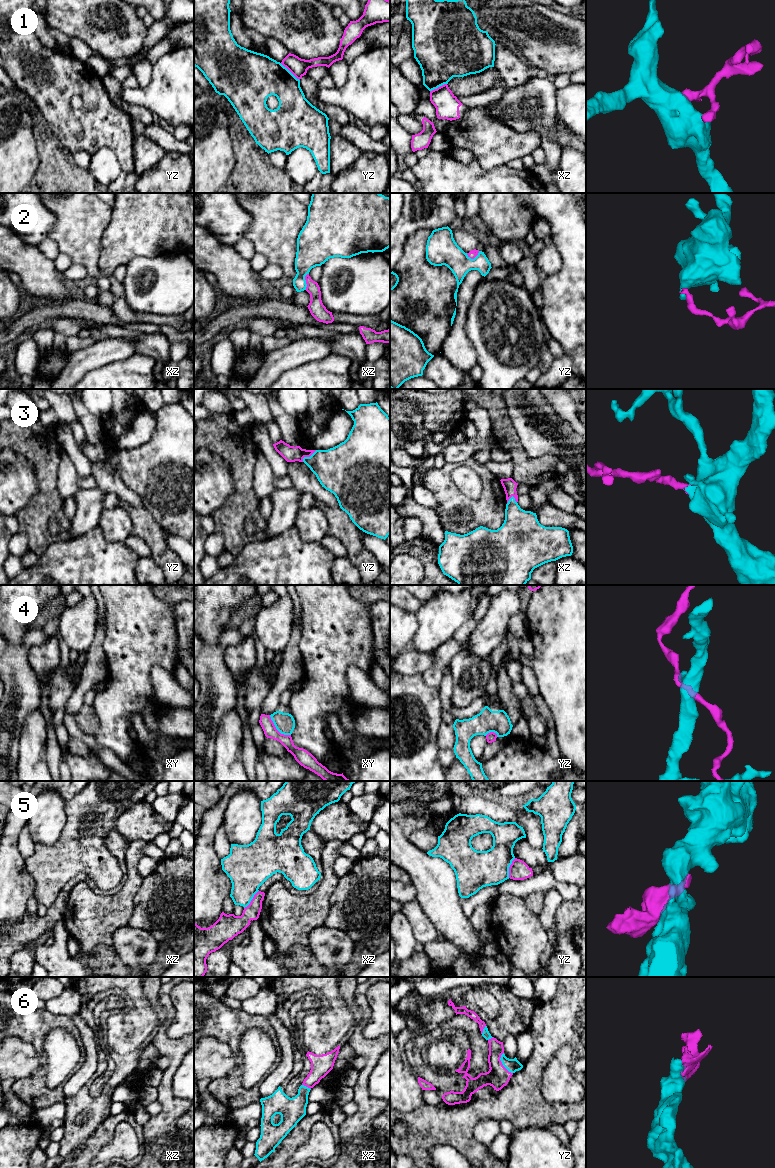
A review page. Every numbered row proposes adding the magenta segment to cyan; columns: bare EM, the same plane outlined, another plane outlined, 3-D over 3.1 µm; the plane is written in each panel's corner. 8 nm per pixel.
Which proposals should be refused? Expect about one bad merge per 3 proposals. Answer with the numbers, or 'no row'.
1, 2, 4, 5

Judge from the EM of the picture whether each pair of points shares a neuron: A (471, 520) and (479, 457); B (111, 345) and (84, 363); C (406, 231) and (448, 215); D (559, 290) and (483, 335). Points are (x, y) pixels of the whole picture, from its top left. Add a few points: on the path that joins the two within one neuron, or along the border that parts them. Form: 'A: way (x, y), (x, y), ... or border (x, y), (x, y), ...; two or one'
A: border (474, 460), (484, 465); two
B: way (104, 351), (91, 357); one
C: way (416, 223), (425, 222), (434, 215), (438, 215); one
D: border (539, 309), (539, 315), (546, 331); two

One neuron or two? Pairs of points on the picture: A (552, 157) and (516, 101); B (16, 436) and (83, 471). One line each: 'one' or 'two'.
A: one
B: two

